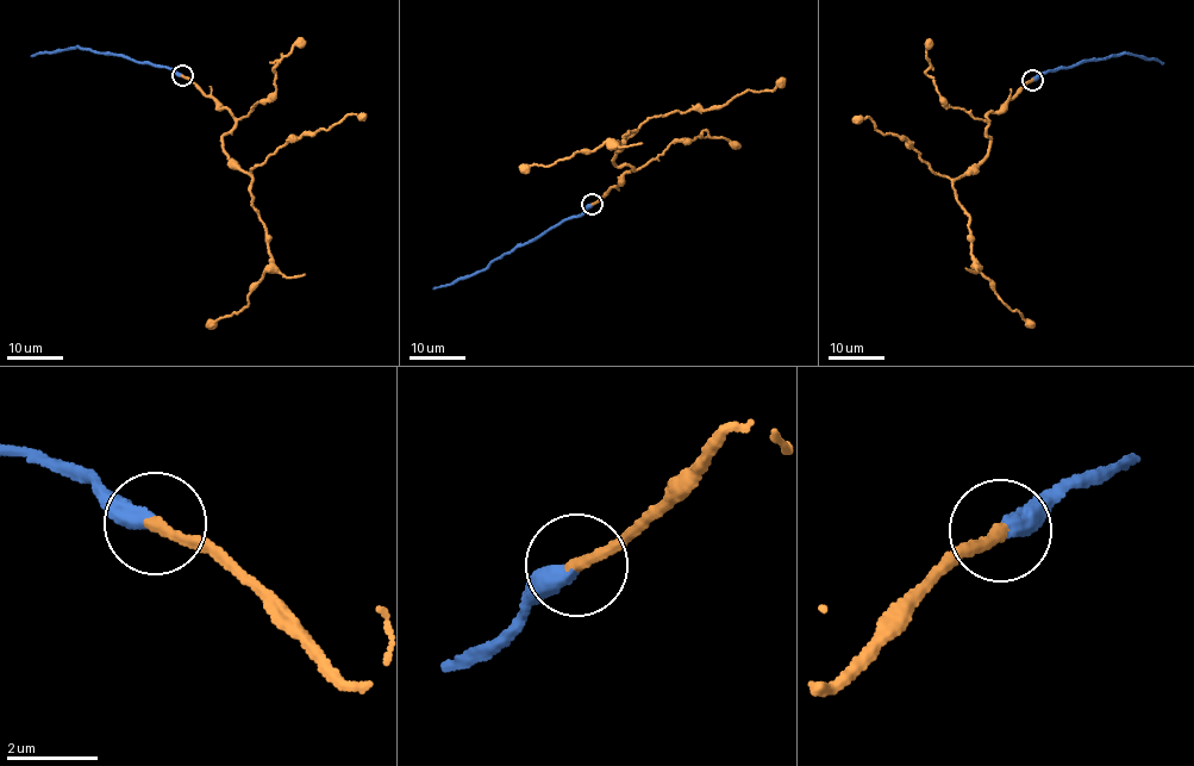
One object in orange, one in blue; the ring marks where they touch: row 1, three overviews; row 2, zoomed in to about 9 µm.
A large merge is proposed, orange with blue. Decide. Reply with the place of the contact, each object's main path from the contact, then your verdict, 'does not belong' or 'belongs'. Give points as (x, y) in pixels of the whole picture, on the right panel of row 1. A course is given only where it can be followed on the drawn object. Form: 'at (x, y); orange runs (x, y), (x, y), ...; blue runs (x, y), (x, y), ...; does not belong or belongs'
at (1032, 80); orange runs (1032, 80), (988, 114), (988, 155), (952, 185), (955, 199), (968, 216), (975, 268), (1004, 304), (1033, 327); blue runs (1032, 80), (1050, 70), (1125, 53), (1163, 63); belongs

